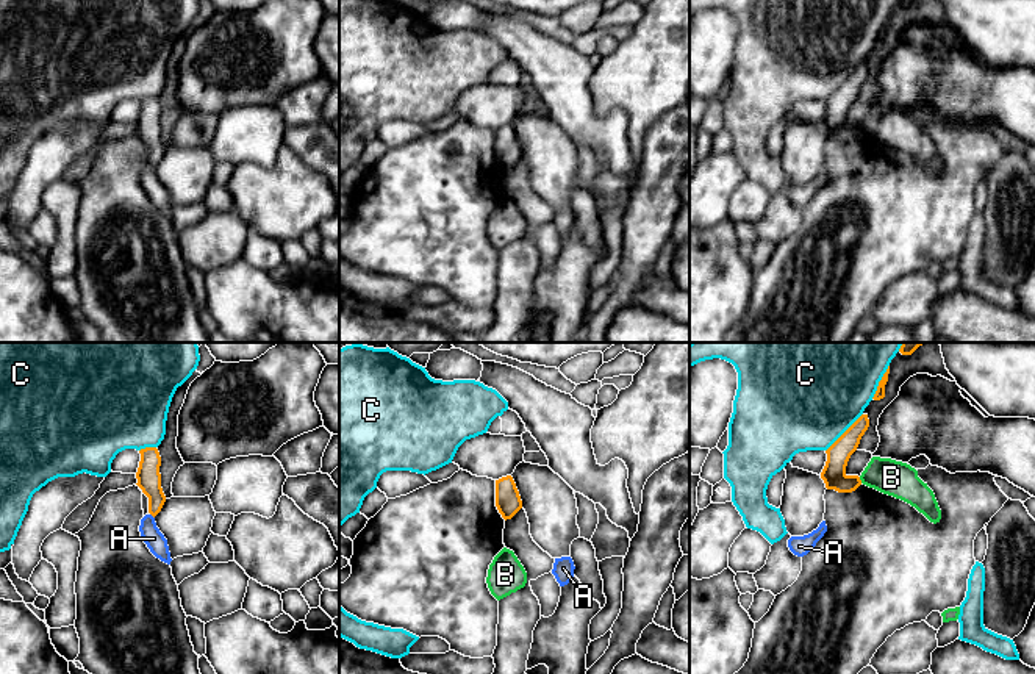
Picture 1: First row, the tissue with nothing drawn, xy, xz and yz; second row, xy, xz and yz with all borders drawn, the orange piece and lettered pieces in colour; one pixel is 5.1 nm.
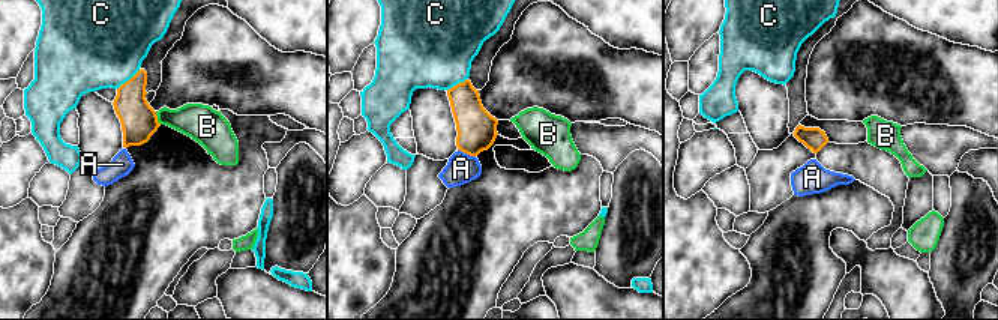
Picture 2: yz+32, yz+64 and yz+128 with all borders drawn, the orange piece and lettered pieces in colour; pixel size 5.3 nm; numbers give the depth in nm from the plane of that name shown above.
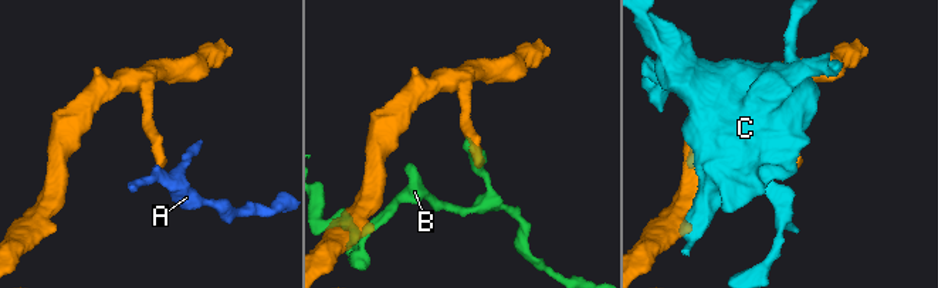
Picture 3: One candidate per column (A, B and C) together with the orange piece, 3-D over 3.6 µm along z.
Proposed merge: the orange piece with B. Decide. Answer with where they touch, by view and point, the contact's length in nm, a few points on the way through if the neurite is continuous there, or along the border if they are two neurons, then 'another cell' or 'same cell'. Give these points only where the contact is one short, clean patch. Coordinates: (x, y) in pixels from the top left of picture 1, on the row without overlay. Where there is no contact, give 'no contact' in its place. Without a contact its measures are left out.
contact yz (860, 130); length 40 nm; border yz (859, 127), (862, 132); another cell

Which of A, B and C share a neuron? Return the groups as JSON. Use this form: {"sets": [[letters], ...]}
{"sets": [["A"], ["B"], ["C"]]}

